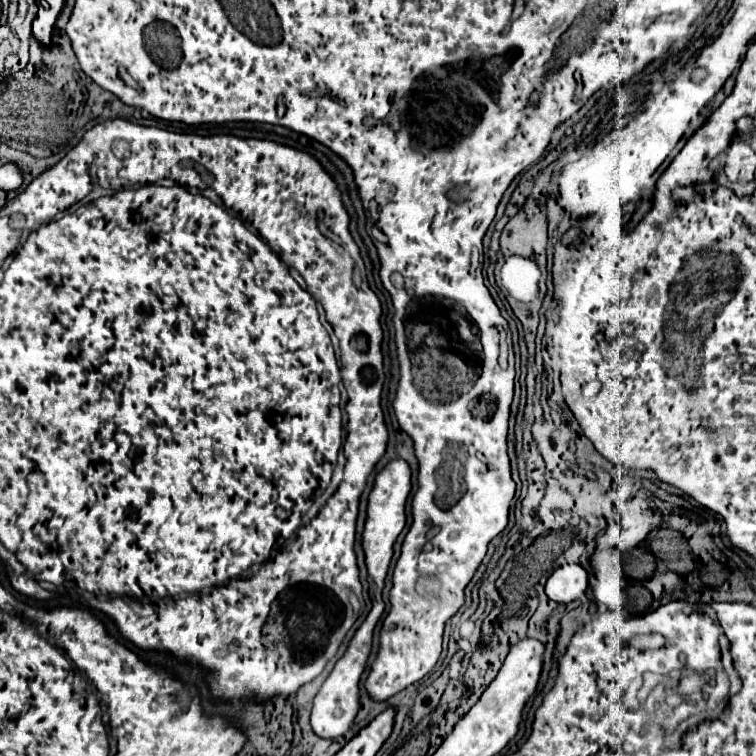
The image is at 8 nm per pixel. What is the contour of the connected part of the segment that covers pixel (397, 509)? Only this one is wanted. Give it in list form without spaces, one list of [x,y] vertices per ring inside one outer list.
[[[403,459],[389,461],[373,481],[373,489],[367,499],[367,519],[363,529],[363,553],[369,579],[385,579],[393,557],[393,543],[405,527],[405,501],[411,493],[411,469]]]

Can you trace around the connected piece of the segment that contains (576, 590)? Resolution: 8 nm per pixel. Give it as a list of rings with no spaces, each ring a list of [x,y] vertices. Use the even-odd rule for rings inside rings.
[[[575,563],[557,567],[545,583],[545,595],[551,601],[565,605],[583,597],[585,589],[587,589],[587,573],[581,565]]]

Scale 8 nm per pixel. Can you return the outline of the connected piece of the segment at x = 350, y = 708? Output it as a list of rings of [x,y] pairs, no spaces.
[[[371,589],[371,601],[373,601],[373,607],[369,611],[369,615],[365,617],[365,621],[361,623],[361,627],[355,631],[345,655],[335,663],[333,671],[329,673],[329,677],[325,679],[325,683],[321,685],[319,693],[315,695],[315,701],[313,701],[313,709],[311,709],[311,729],[319,735],[319,737],[325,737],[325,739],[335,739],[335,737],[341,737],[353,723],[355,715],[357,715],[357,709],[359,709],[359,677],[361,673],[365,671],[365,661],[371,653],[371,639],[373,639],[373,629],[385,609],[385,603],[381,601],[381,589],[377,593],[377,589]]]

